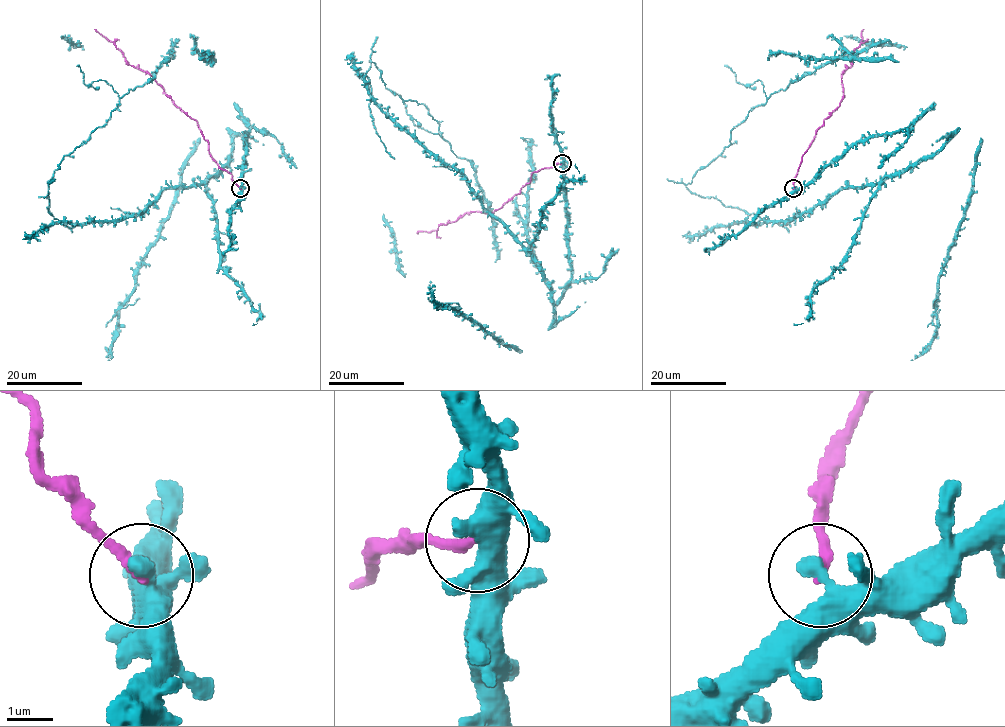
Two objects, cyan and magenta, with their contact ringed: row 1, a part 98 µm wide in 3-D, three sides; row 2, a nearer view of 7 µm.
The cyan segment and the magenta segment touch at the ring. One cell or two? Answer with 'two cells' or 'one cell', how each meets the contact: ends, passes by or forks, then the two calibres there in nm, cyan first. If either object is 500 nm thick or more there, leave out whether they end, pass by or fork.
two cells | cyan ends | magenta ends | 460/220 nm

